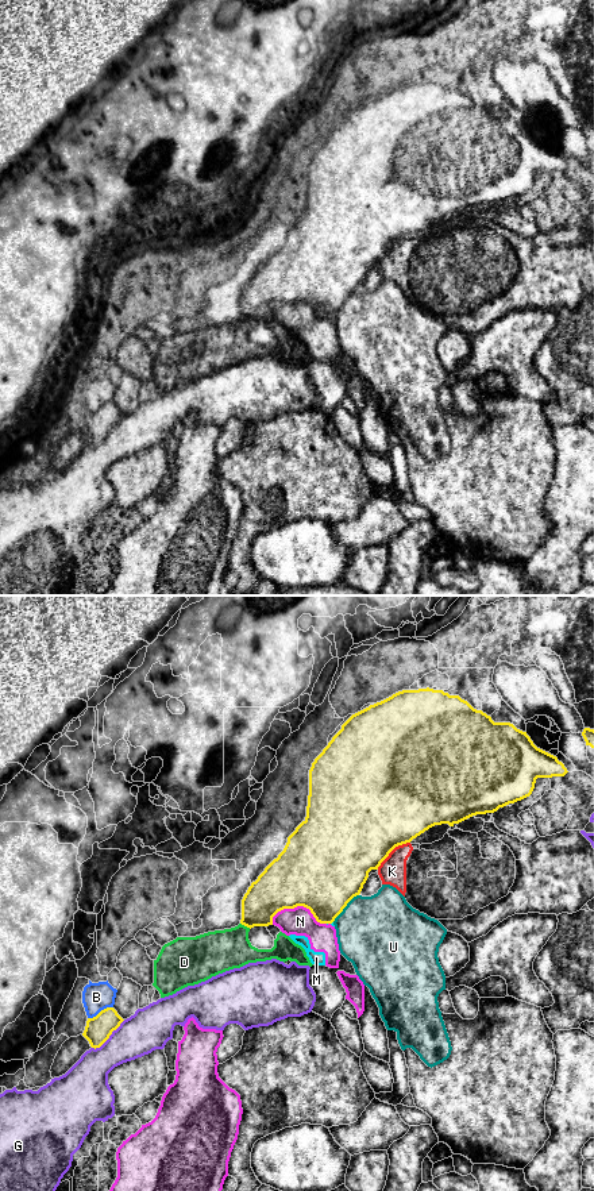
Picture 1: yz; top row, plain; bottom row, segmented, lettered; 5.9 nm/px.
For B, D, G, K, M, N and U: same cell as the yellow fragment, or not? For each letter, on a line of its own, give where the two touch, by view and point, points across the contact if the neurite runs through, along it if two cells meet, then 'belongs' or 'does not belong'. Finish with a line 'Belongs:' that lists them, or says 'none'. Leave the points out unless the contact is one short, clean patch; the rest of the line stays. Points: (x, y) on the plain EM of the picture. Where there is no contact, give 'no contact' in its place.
B: meets yellow in yz at (101, 405); does not belong
D: meets yellow in yz at (246, 320); border along yz (240, 318), (250, 323); does not belong
G: meets yellow in yz at (108, 432); does not belong
K: meets yellow in yz at (392, 245); border along yz (409, 236), (397, 241), (377, 263); does not belong
M: no contact; does not belong
N: meets yellow in yz at (300, 300); does not belong
U: meets yellow in yz at (344, 301); does not belong
Belongs: none

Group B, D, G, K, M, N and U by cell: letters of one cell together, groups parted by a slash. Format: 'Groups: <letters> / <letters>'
Groups: B / D / G / K / M N / U

